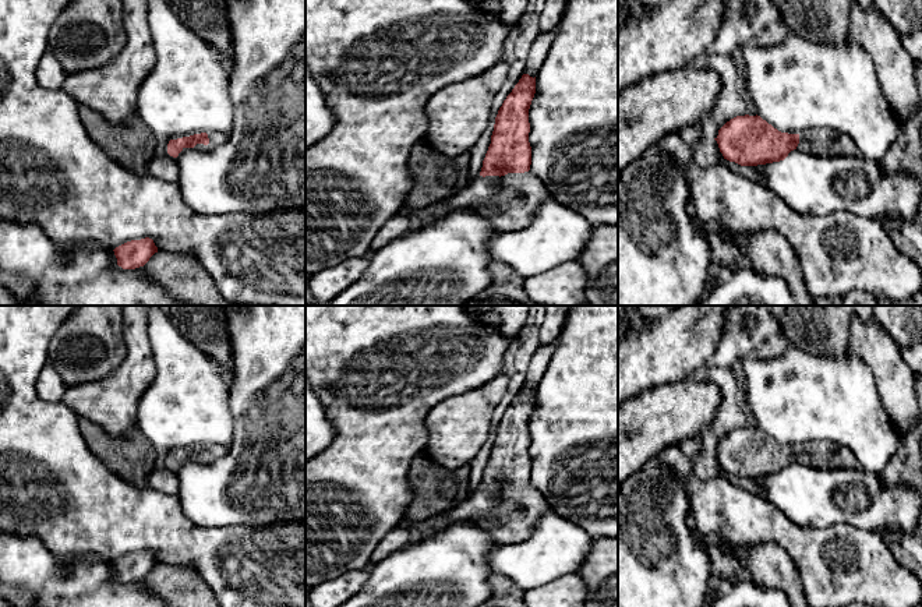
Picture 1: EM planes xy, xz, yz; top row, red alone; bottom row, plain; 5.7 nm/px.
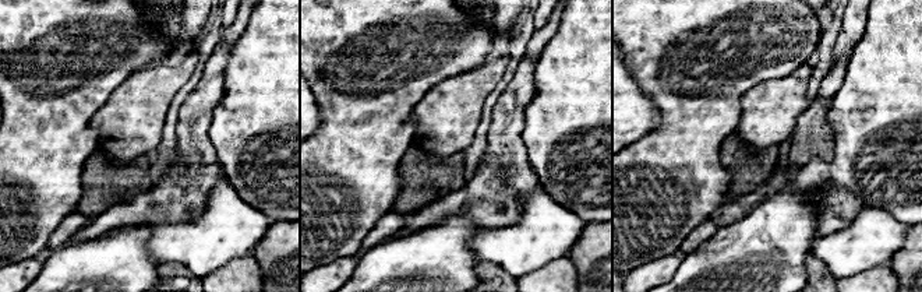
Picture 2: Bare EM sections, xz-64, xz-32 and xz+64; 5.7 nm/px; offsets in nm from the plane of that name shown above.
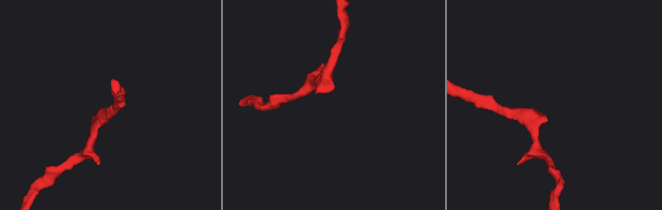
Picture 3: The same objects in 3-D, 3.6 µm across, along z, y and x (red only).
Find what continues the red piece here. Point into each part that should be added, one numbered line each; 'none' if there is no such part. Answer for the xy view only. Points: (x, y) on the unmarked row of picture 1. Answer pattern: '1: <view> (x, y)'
1: xy (216, 451)

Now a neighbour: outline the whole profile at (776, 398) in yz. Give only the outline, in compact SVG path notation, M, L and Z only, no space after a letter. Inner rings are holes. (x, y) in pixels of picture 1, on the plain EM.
M788 346L780 357L742 357L749 409L756 427L781 445L801 447L831 441L847 447L861 469L883 477L884 467L897 454L898 433L879 399L869 366L847 352L841 357L815 356Z

